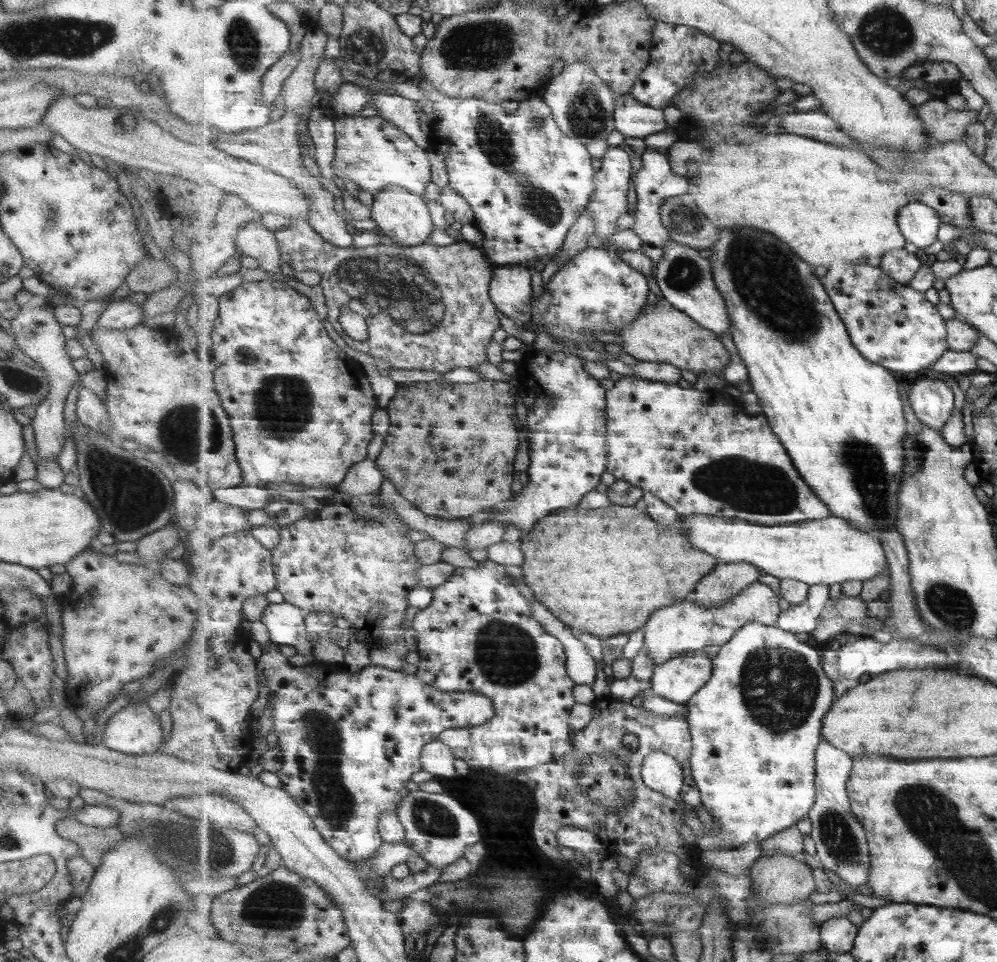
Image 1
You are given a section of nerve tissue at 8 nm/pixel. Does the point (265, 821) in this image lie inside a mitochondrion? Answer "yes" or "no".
no

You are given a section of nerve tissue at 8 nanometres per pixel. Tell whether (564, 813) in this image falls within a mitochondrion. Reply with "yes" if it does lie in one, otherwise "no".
no

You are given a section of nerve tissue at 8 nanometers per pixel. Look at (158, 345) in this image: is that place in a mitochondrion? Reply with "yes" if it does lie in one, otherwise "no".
no

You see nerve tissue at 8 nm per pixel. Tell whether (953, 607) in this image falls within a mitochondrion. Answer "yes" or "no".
yes

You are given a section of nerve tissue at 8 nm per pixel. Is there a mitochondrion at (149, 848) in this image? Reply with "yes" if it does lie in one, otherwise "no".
yes

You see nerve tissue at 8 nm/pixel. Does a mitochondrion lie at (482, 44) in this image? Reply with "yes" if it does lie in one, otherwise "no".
yes

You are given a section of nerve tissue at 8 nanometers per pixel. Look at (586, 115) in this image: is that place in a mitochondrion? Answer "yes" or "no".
yes

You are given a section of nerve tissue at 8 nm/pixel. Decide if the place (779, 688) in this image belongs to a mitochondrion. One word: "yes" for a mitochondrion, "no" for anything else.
yes

